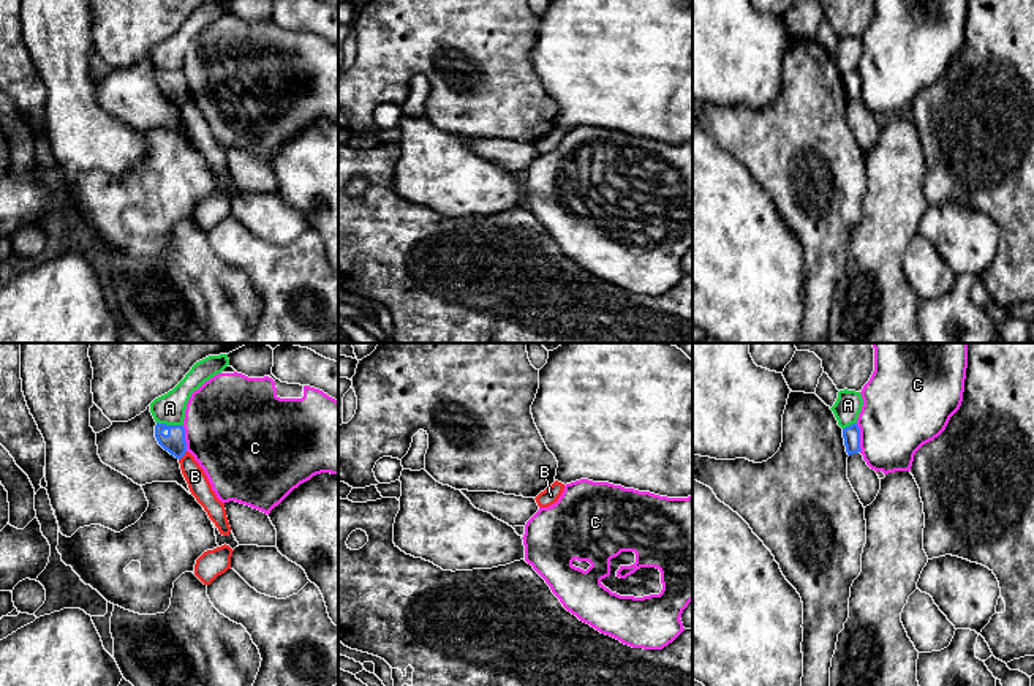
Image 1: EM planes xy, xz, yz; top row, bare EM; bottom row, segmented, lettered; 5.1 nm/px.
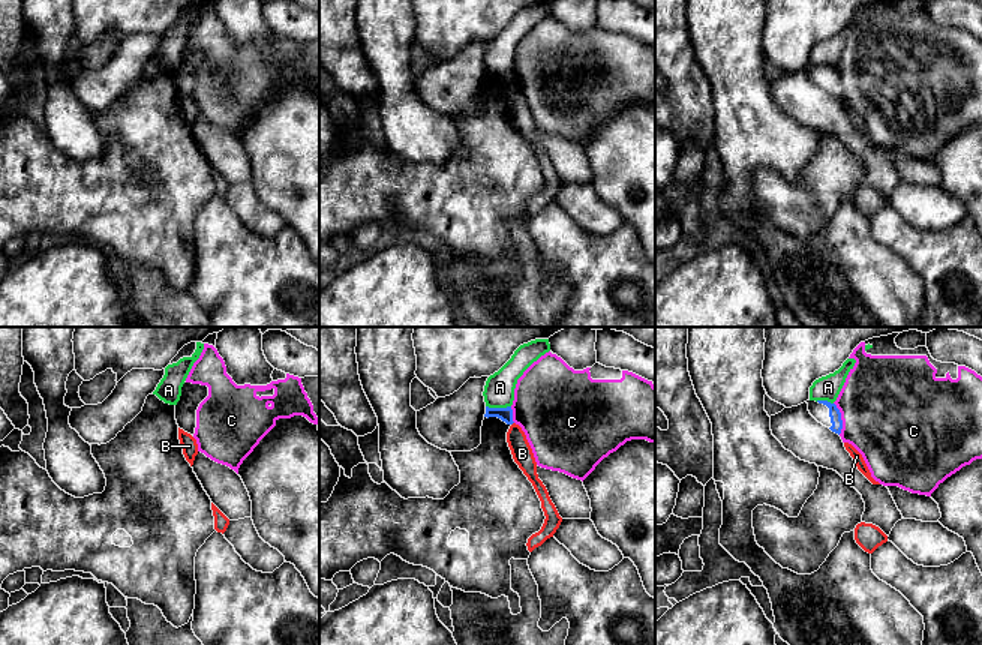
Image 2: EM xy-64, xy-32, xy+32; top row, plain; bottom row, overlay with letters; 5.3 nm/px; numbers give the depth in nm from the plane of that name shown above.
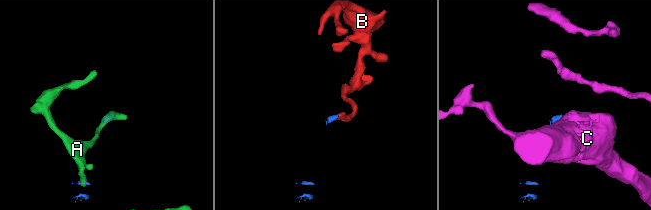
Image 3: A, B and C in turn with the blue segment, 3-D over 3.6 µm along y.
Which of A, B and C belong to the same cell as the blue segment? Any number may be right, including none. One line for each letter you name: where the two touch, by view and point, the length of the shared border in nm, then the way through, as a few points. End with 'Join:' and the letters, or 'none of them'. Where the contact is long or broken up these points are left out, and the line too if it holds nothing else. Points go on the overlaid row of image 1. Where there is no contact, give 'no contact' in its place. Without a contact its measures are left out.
Join: none of them

